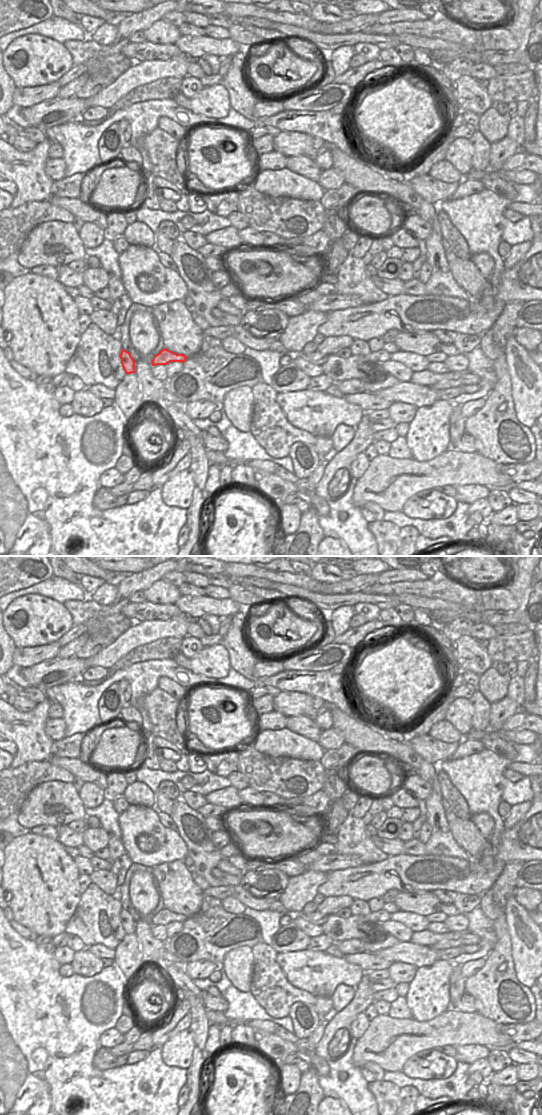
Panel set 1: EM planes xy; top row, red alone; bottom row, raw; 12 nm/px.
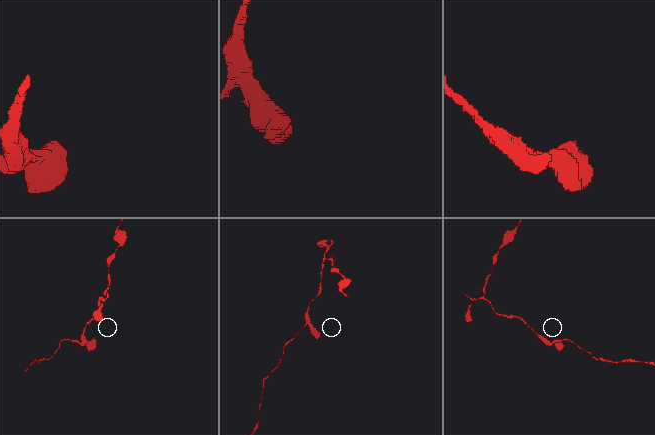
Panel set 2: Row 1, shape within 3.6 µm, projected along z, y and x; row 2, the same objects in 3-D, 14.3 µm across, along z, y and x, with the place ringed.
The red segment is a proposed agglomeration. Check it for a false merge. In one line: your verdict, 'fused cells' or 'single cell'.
single cell

